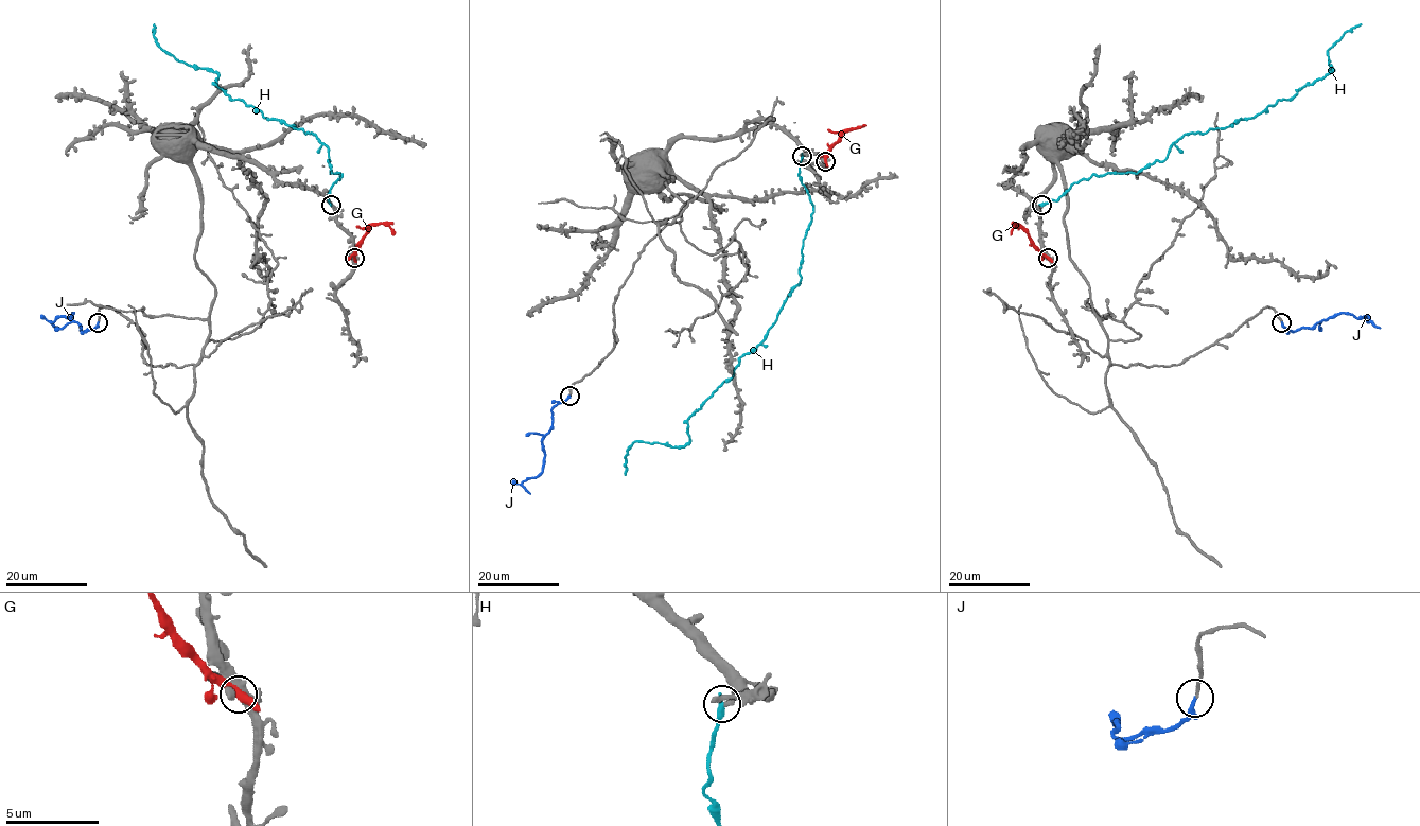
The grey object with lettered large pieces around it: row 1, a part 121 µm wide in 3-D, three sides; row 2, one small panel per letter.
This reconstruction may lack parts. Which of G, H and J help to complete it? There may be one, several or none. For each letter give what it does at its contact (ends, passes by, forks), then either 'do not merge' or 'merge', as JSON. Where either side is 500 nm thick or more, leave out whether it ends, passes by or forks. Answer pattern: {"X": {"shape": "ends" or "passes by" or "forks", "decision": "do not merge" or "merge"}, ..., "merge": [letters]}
{"G": {"shape": "passes by", "decision": "do not merge"}, "H": {"shape": "ends", "decision": "do not merge"}, "J": {"shape": "ends", "decision": "merge"}, "merge": ["J"]}

